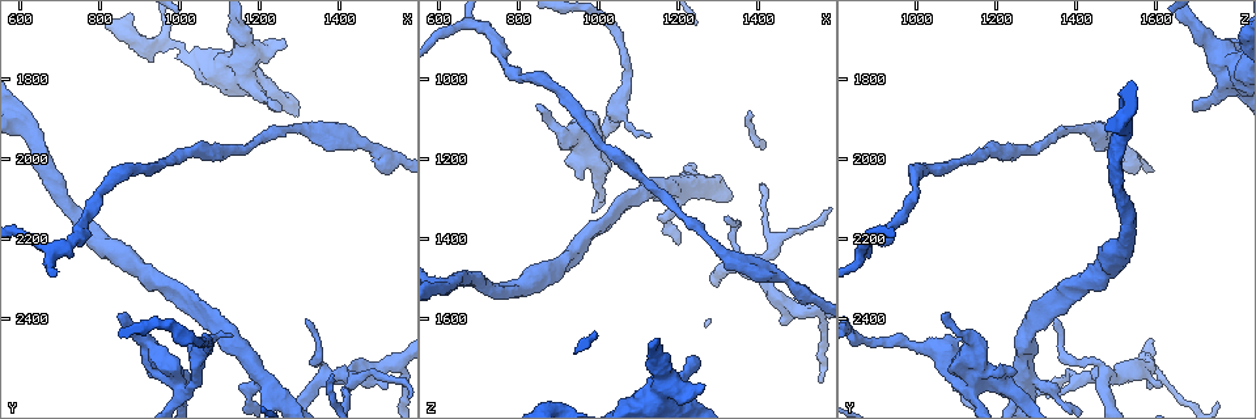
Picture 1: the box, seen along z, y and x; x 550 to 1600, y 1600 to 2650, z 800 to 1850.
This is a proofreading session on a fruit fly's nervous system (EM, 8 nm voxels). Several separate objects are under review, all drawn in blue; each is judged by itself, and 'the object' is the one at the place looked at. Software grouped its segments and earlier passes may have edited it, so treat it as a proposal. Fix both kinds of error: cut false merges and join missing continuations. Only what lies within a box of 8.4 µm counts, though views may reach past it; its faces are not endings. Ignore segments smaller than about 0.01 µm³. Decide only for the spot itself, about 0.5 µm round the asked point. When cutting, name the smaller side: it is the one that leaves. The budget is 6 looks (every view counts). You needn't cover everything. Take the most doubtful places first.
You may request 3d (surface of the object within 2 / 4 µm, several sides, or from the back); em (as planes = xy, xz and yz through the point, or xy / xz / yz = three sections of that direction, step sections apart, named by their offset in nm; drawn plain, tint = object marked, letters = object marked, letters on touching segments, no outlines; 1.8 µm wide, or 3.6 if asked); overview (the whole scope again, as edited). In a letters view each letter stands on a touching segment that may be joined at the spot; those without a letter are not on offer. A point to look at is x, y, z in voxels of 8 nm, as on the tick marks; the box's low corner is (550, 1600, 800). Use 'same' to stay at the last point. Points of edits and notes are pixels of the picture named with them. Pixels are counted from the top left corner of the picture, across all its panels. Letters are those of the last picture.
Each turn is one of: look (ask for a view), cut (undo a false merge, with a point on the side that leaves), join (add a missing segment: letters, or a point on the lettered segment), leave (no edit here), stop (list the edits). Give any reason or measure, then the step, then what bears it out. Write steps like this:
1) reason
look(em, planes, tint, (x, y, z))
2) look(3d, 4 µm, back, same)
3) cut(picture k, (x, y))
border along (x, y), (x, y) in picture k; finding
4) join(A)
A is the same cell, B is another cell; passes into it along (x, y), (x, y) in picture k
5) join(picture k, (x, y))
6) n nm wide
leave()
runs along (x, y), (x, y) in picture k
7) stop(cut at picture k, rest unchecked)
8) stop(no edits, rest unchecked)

an open end
look(3d, 2 µm, (925, 2520, 1210))

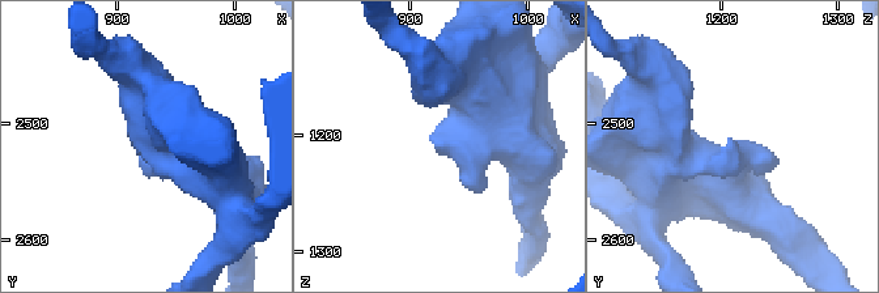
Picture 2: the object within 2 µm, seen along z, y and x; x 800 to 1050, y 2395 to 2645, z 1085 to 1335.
look(em, planes, letters, (920, 2520, 1212))

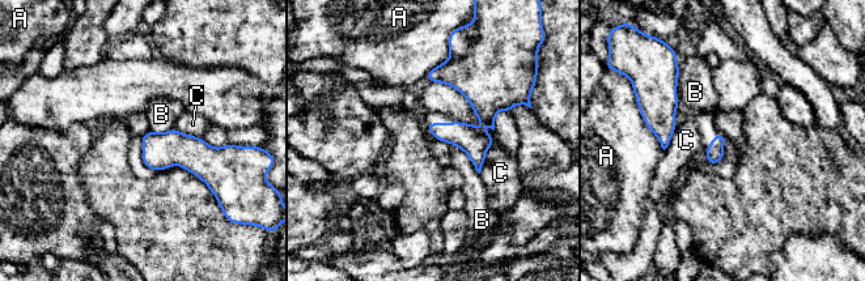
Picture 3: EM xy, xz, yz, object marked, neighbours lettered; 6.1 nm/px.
C touches over 500 nm
leave()
A, B and C are other cells; border along (679, 67), (677, 77), (678, 106) in picture 3; no lettered segment goes on from it

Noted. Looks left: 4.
free end
look(em, planes, letters, (1250, 1875, 1700))

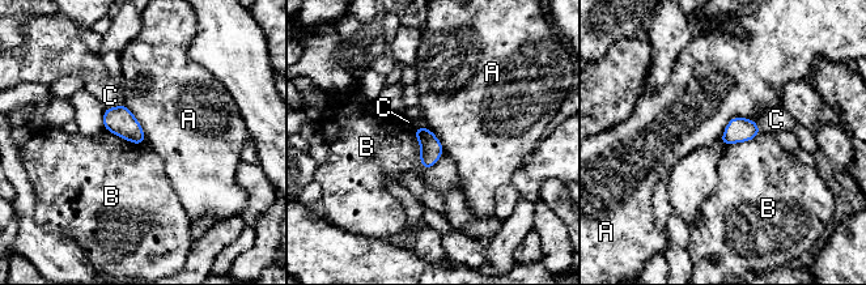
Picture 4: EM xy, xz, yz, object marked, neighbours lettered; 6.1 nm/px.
leave()
A, B and C are other cells; border along (755, 120), (731, 118), (720, 143) in picture 4; none of them fits

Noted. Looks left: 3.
free end
look(em, planes, letters, (1130, 2430, 1140))

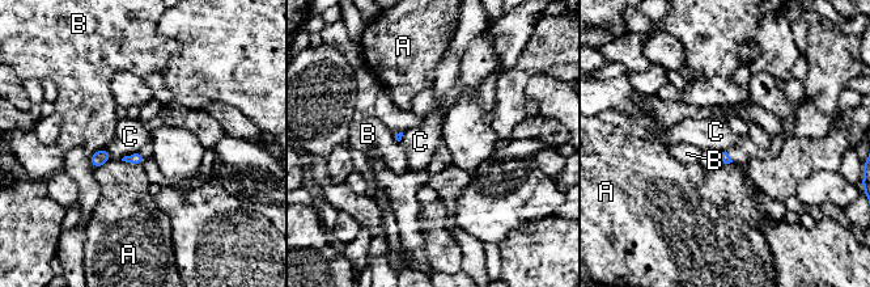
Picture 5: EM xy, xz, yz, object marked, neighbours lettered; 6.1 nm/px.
leave()
A, B and C are other cells; border along (139, 151), (124, 155), (121, 159) in picture 5; no lettered segment goes on from it

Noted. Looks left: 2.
stop(no edits, rest unchecked)

